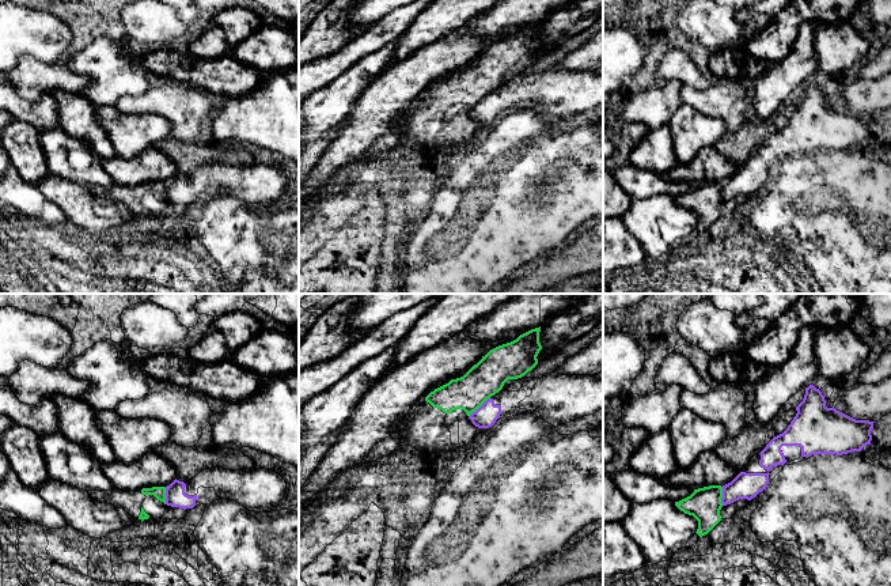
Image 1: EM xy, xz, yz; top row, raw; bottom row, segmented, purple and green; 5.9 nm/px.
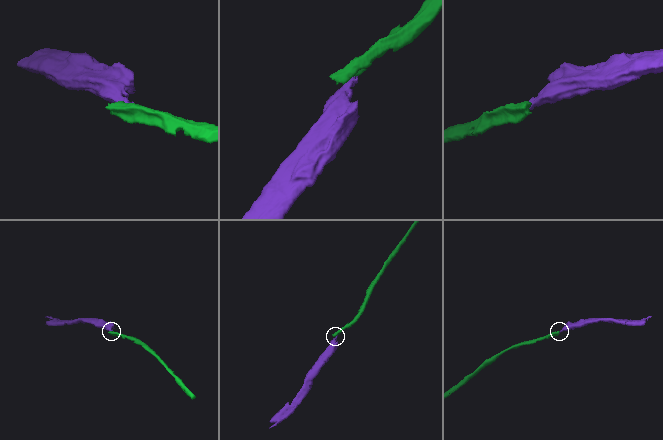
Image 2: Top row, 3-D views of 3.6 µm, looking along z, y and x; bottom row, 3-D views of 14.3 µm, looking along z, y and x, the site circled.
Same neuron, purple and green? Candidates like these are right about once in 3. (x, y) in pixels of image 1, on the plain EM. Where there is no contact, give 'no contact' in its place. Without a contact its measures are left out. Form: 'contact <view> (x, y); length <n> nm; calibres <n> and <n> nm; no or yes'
contact xz (480, 102); length 170 nm; calibres 140 and 220 nm; no

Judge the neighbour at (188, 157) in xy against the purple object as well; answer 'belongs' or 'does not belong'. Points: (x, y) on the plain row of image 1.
does not belong

